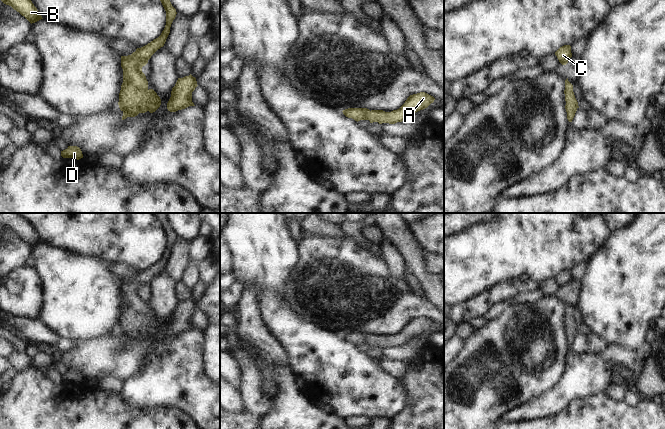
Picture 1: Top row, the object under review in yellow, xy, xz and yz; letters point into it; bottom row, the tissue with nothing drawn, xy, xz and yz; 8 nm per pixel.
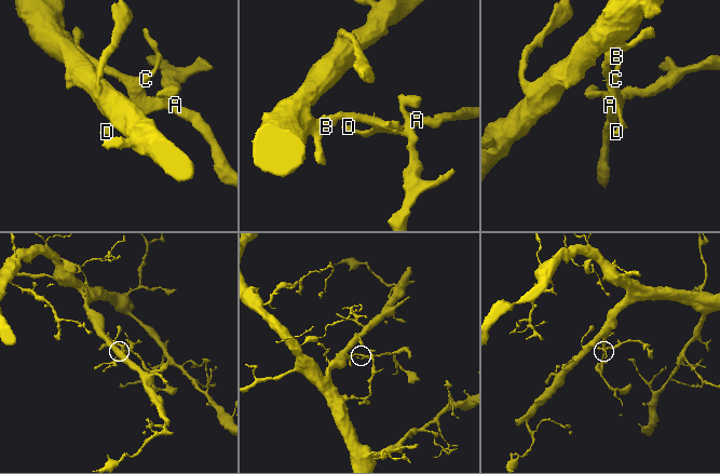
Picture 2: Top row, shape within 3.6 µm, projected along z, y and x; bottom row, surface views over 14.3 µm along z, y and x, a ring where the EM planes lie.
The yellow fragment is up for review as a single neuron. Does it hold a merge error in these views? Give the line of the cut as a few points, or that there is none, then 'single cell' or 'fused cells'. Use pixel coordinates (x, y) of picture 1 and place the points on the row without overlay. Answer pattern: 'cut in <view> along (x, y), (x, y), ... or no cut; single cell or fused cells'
no cut; single cell

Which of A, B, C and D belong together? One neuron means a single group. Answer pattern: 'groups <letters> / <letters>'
groups A B C D

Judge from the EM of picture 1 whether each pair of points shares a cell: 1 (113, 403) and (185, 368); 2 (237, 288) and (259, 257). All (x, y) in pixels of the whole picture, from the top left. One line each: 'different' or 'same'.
1: different
2: different

